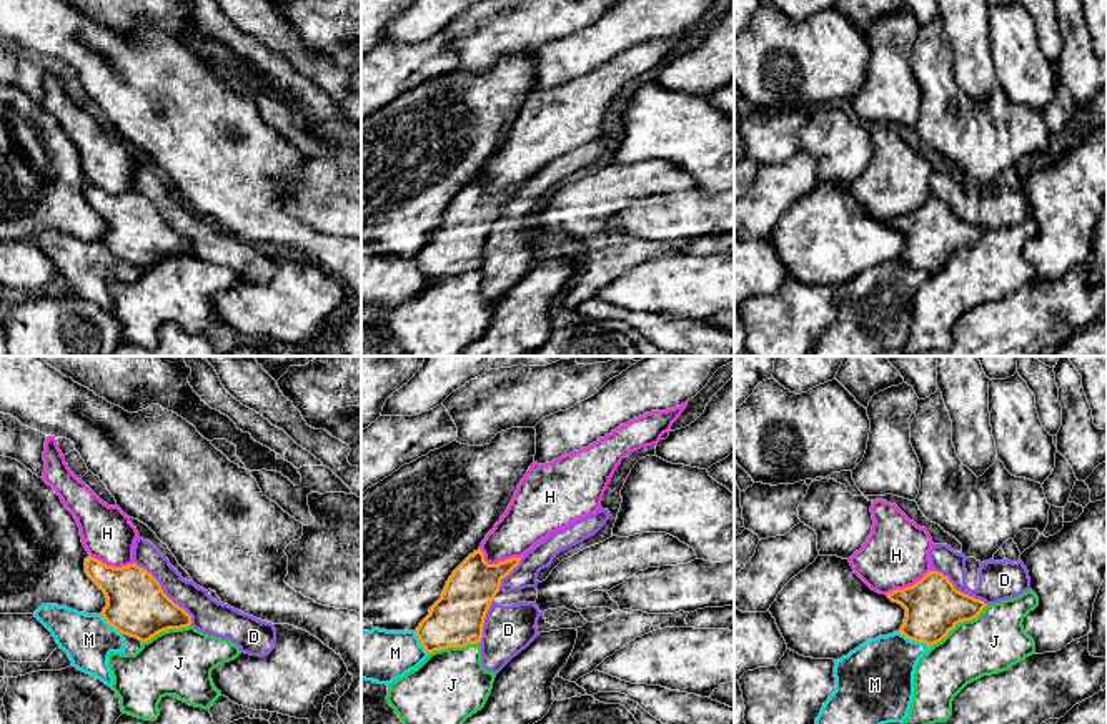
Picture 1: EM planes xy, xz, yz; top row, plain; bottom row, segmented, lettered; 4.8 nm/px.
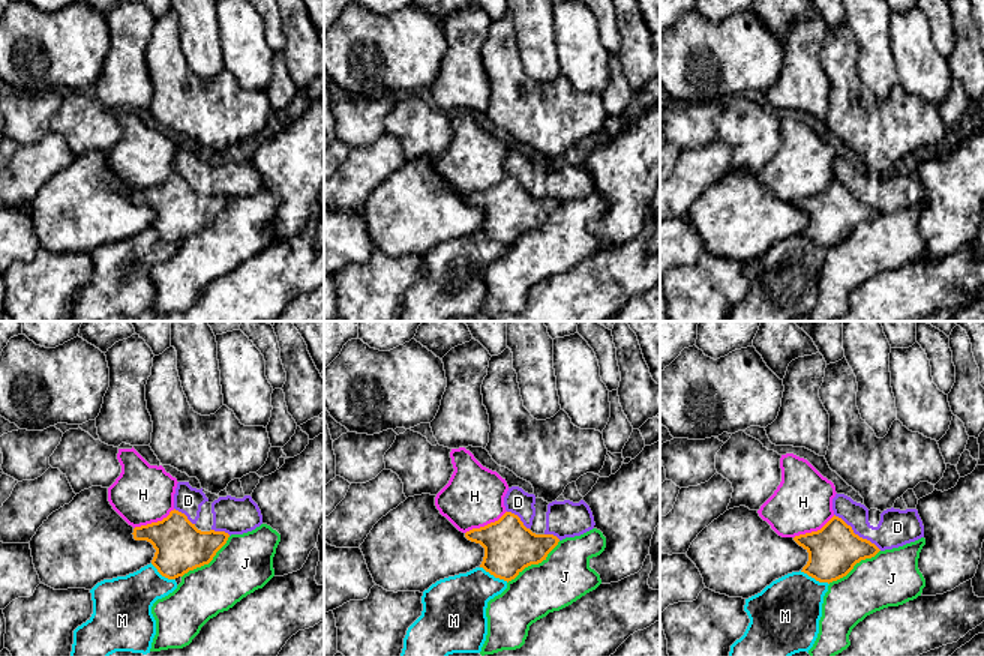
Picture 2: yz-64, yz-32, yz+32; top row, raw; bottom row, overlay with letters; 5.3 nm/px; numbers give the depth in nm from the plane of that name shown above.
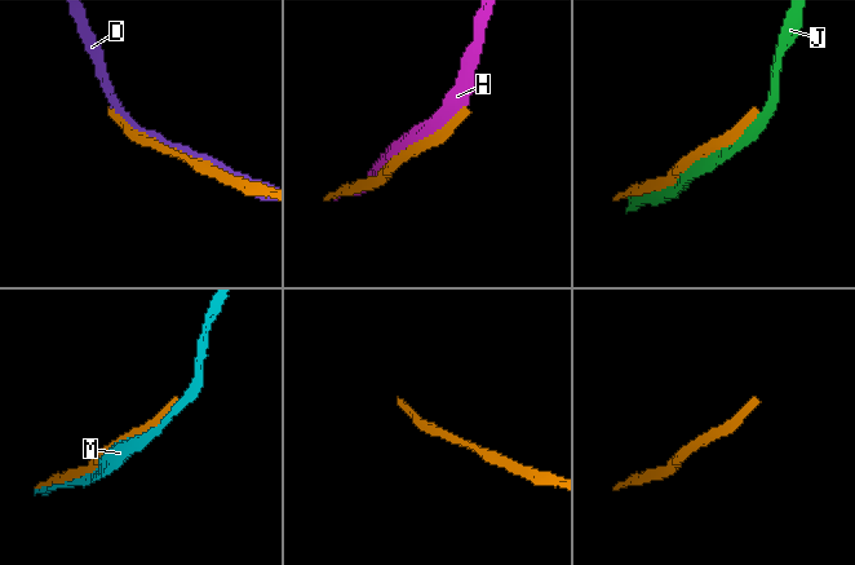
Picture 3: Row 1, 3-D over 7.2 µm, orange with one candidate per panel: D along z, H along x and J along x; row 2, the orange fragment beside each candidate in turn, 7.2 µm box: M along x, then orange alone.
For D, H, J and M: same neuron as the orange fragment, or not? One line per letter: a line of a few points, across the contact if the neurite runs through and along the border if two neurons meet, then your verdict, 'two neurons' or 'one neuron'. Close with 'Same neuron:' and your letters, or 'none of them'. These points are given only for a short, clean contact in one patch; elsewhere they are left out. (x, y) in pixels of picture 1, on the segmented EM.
D: two neurons
H: two neurons
J: two neurons
M: two neurons
Same neuron: none of them

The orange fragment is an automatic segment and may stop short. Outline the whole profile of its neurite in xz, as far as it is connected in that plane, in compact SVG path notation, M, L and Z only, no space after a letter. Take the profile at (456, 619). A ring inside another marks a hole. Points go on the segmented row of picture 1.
M481 549L469 554L449 576L441 598L416 627L428 654L448 647L478 644L486 612L506 578L521 558L488 564Z

